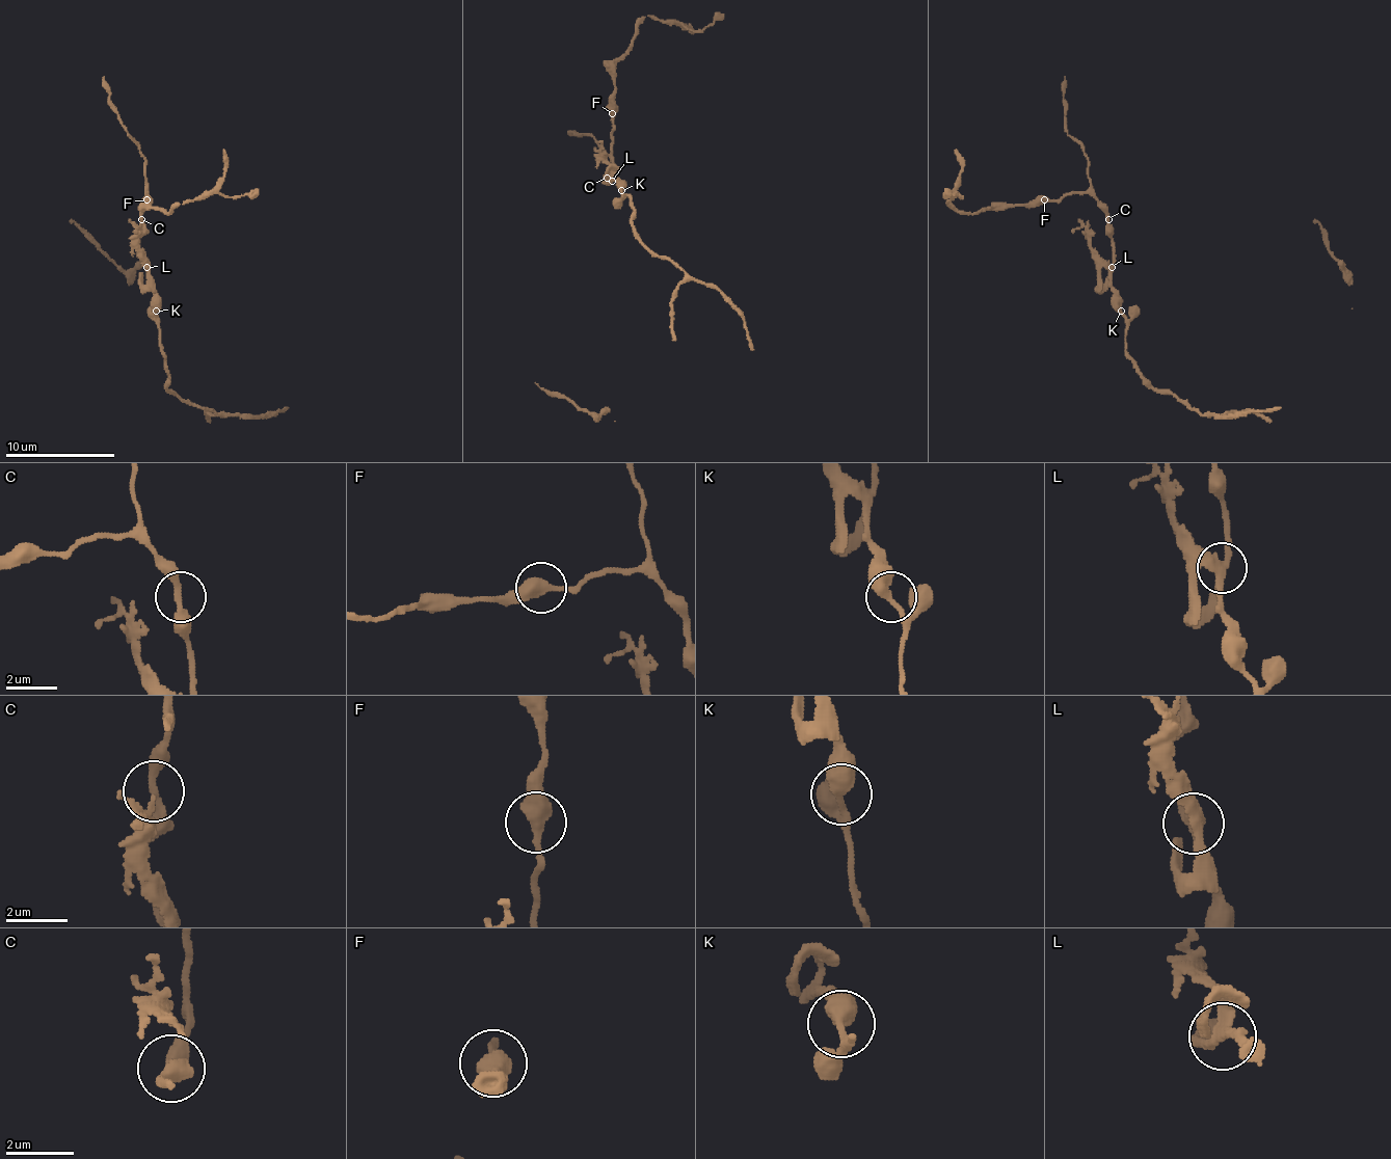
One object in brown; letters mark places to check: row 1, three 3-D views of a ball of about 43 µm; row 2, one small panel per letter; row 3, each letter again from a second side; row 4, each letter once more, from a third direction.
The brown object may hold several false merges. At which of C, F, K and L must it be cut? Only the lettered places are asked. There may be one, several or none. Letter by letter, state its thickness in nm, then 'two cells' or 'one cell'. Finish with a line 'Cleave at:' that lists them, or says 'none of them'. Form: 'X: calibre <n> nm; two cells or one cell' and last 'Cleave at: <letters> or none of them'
C: calibre 280 nm; one cell
F: calibre 500 nm; one cell
K: calibre 320 nm; one cell
L: calibre 280 nm; two cells
Cleave at: L

